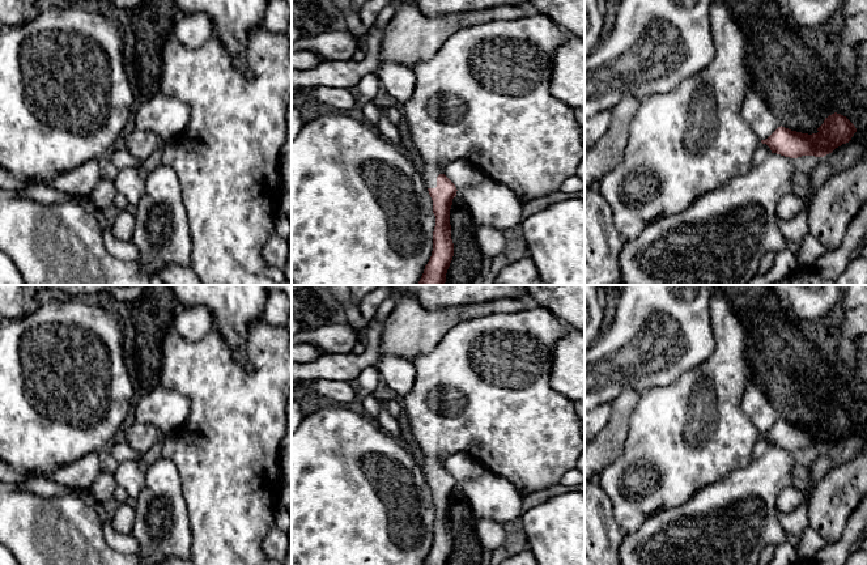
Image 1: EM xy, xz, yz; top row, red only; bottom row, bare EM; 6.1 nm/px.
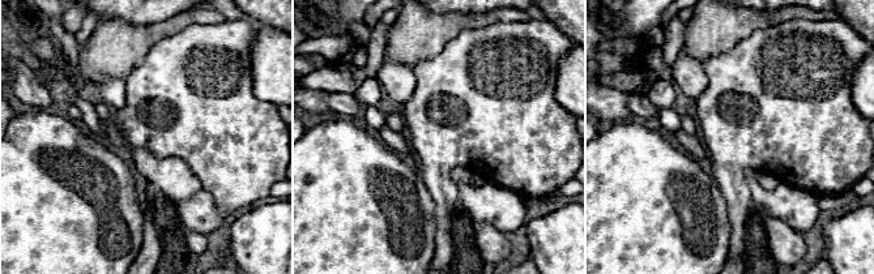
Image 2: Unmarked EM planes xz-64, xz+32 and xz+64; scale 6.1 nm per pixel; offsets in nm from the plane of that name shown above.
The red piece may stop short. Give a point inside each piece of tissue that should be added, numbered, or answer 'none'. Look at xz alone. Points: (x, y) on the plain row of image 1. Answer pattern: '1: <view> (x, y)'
1: xz (485, 389)

